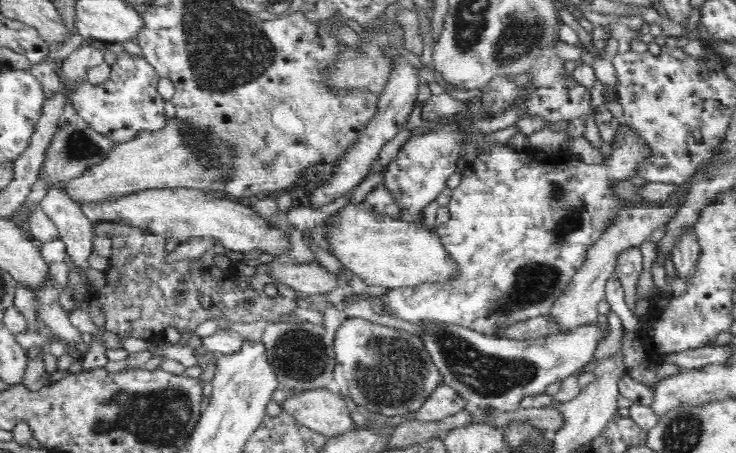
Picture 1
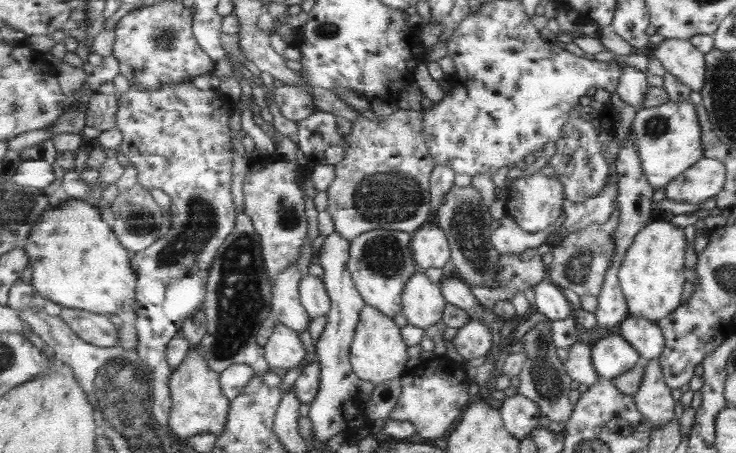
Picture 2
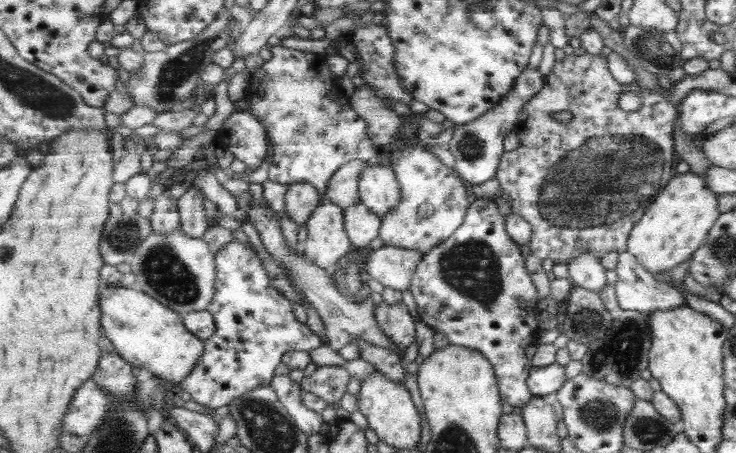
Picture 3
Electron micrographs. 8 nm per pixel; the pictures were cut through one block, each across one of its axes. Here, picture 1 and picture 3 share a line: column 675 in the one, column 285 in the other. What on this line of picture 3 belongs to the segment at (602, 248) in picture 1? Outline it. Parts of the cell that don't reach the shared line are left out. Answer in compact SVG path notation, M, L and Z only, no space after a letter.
M297 182L289 185L288 188L286 210L283 213L297 222L299 226L305 225L314 211L322 204L322 198L311 184Z

